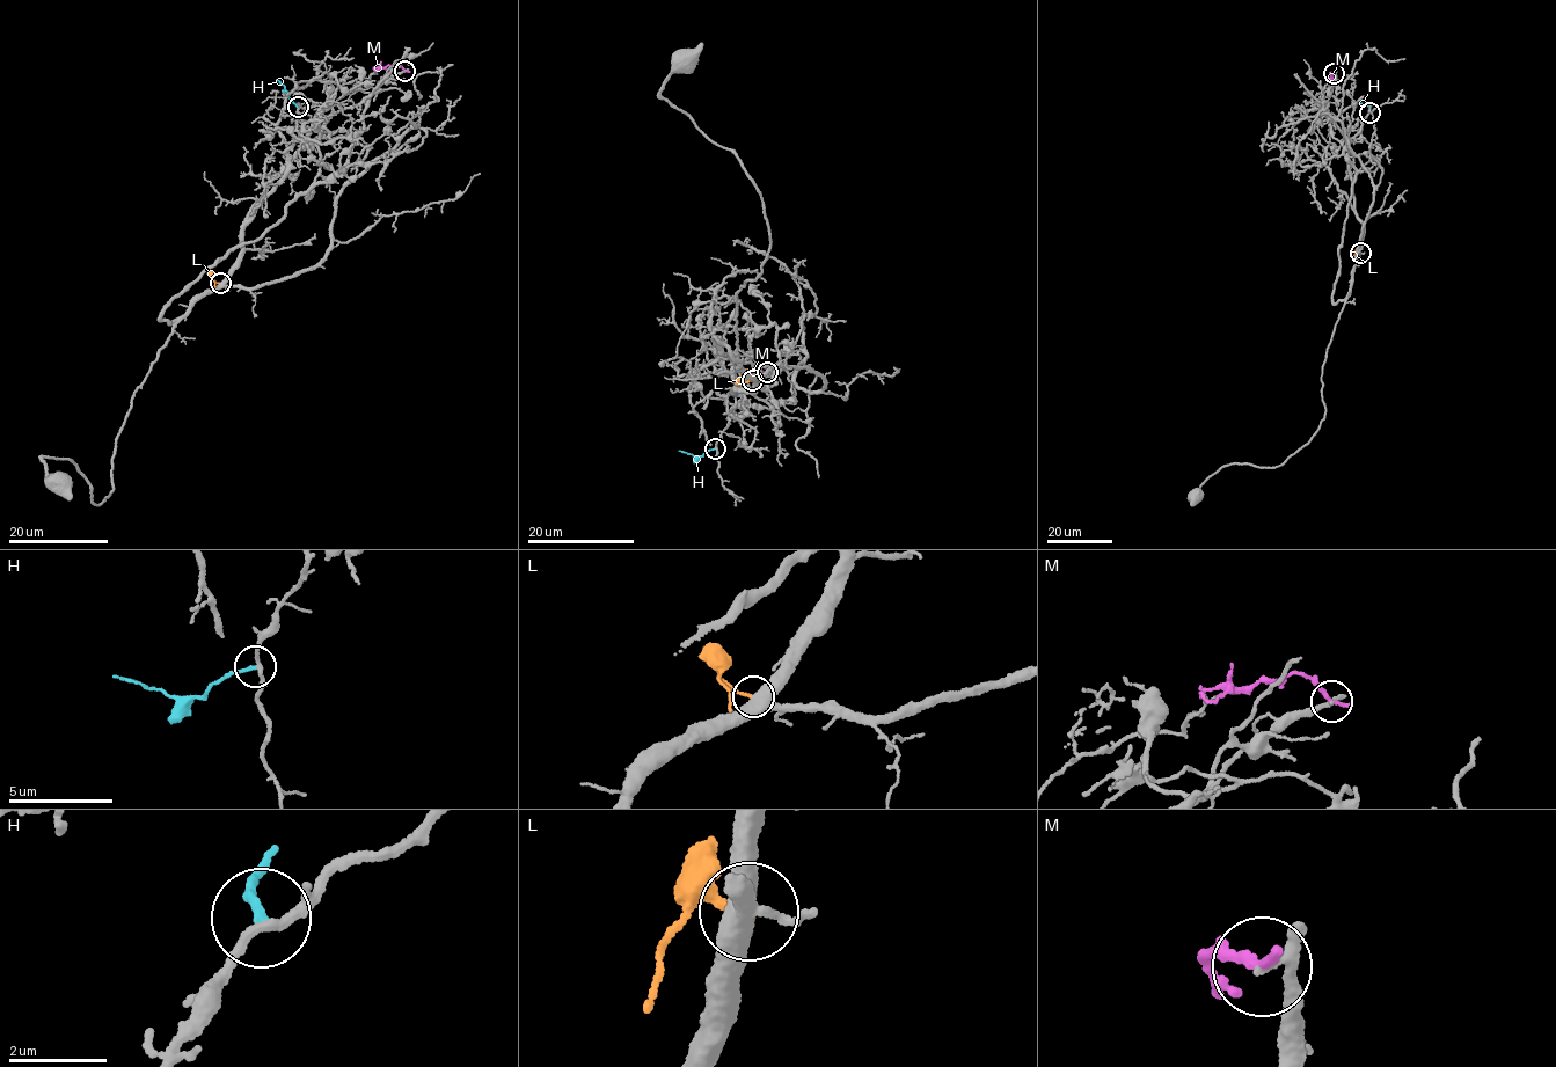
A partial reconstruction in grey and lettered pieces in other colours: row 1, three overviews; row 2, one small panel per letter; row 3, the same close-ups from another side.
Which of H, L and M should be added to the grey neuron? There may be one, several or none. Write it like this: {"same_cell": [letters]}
{"same_cell": []}

